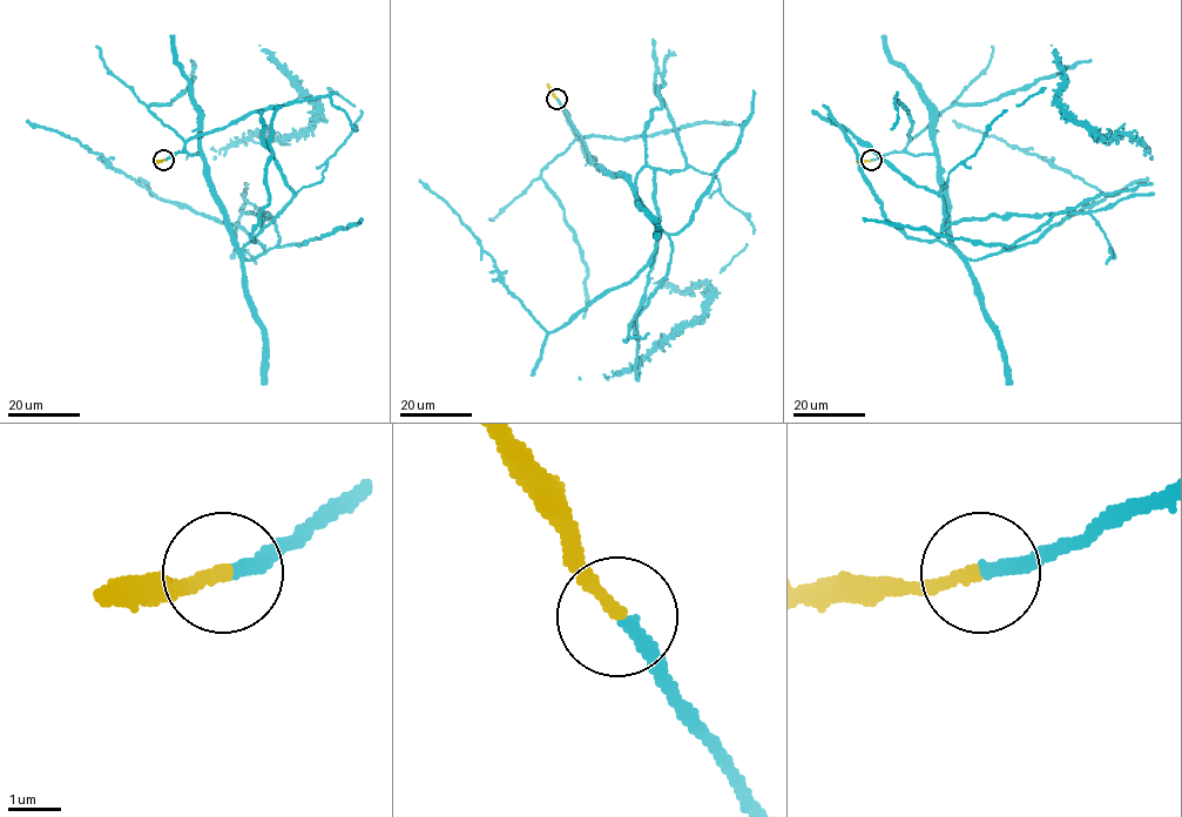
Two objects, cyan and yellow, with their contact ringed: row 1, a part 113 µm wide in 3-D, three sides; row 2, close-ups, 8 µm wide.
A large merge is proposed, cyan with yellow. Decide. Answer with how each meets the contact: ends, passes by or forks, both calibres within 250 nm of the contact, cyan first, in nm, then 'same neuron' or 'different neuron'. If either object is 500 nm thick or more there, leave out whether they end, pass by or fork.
cyan ends | yellow ends | 280/280 nm | same neuron

